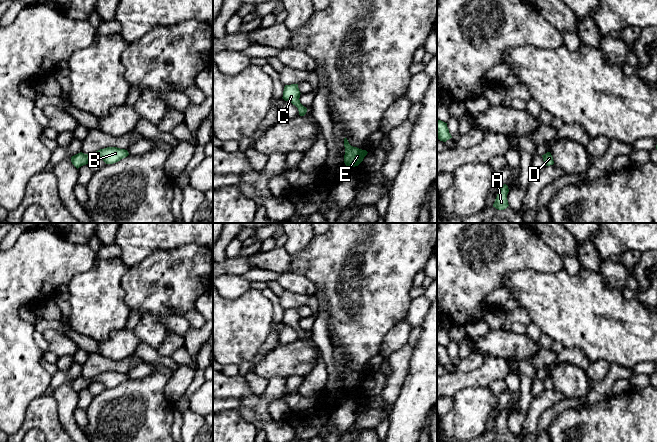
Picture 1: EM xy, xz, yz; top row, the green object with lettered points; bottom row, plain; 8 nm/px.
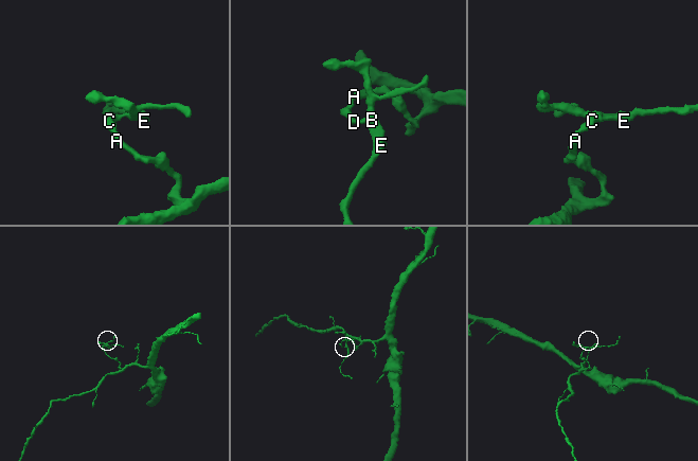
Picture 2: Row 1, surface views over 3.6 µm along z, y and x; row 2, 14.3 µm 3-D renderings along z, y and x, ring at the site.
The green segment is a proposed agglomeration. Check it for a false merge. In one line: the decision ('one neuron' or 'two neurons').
one neuron

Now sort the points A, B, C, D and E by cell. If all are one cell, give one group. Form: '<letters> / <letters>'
A B C D E

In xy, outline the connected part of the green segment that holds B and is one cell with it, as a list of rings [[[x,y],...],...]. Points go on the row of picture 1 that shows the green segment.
[[[107,147],[100,149],[92,154],[84,154],[82,152],[71,157],[72,164],[78,169],[86,165],[93,157],[100,157],[106,164],[113,164],[129,155],[125,149],[117,147]]]

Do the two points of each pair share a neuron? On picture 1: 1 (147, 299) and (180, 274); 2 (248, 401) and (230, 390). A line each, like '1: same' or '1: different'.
1: same
2: different

